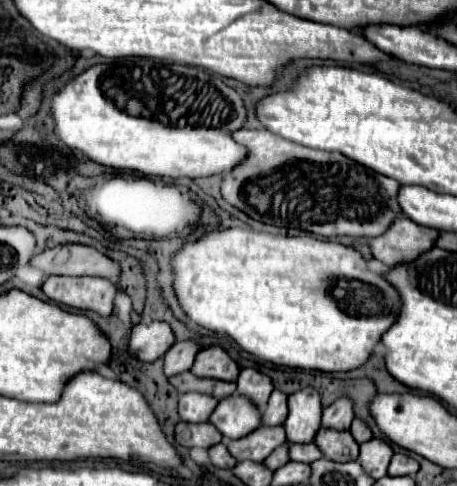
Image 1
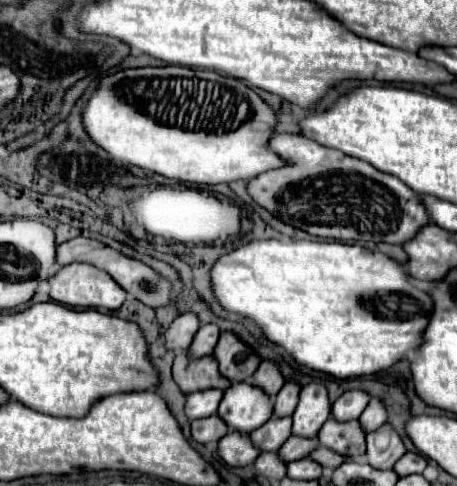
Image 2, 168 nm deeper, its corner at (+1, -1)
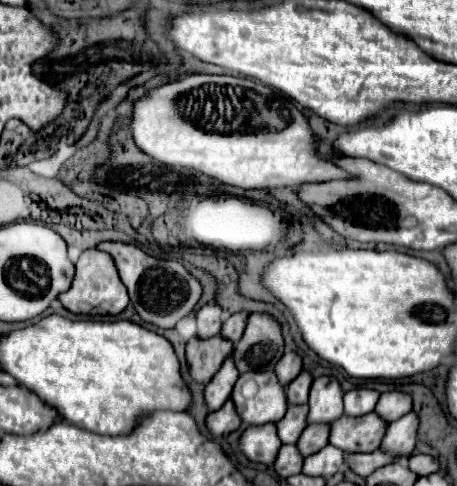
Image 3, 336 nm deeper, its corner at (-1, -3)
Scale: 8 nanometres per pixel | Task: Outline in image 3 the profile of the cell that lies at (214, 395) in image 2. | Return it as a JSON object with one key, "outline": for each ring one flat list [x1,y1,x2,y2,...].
{"outline":[[232,355,222,363,220,371,210,379,210,383,206,385,206,391,204,391,204,397,206,397,206,403,208,403,208,409,210,411,216,411,222,407,222,403,230,397,232,393,232,387,238,379,238,371,236,371,236,365,232,363]]}

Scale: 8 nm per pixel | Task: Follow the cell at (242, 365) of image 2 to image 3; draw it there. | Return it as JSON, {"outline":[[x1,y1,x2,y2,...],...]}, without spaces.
{"outline":[[252,313,242,339,234,345,234,361,240,373,272,371,284,353,280,323,268,313]]}

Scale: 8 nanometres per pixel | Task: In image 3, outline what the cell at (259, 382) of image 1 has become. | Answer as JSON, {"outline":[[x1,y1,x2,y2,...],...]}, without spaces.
{"outline":[[294,351,284,353,276,365,276,375,282,385,288,385,292,379,296,379,300,371,302,371,302,357]]}

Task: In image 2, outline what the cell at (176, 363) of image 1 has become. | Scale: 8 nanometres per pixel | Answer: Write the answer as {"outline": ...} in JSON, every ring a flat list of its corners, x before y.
{"outline":[[202,325,198,329,198,333,194,335,194,341,190,343,190,347,186,349,190,357,204,357,204,355,210,355,216,341,218,341,218,327,216,325]]}

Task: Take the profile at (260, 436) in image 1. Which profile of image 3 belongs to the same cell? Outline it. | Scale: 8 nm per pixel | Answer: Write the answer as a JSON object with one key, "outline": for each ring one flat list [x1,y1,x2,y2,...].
{"outline":[[290,405,286,415,276,423,278,427,278,437,282,443,296,443,306,429,308,421,308,405]]}

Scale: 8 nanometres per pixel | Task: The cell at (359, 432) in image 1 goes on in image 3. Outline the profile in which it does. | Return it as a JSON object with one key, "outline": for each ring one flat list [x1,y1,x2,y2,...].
{"outline":[[402,391,382,393,380,401,376,405,376,413,380,417,384,417,388,423,404,417,410,411,412,411,412,397,408,393,402,393]]}

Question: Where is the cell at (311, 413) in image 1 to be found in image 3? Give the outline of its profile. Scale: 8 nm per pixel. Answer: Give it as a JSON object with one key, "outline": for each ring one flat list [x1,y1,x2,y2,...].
{"outline":[[318,377,310,389,308,423,334,423,342,417,342,385,330,377]]}

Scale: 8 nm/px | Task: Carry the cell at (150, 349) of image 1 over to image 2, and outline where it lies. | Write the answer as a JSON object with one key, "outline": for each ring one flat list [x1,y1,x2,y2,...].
{"outline":[[182,313,178,315,170,327,164,331,164,347,168,351,182,351,190,345,194,333,198,331,200,321,194,313]]}

